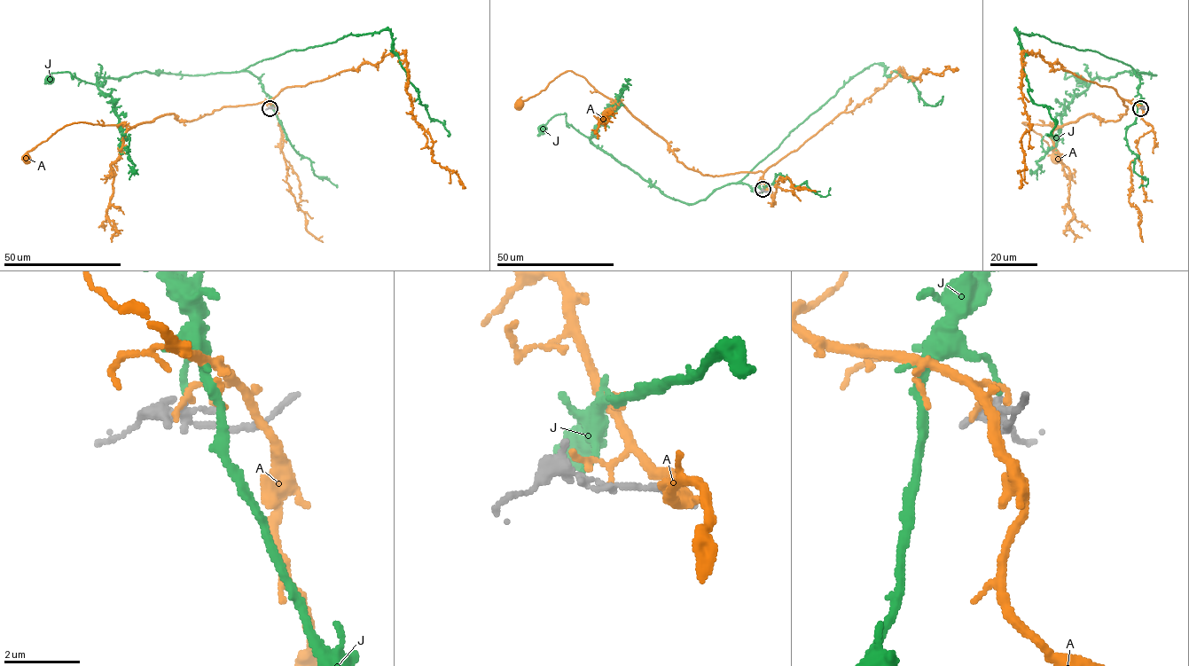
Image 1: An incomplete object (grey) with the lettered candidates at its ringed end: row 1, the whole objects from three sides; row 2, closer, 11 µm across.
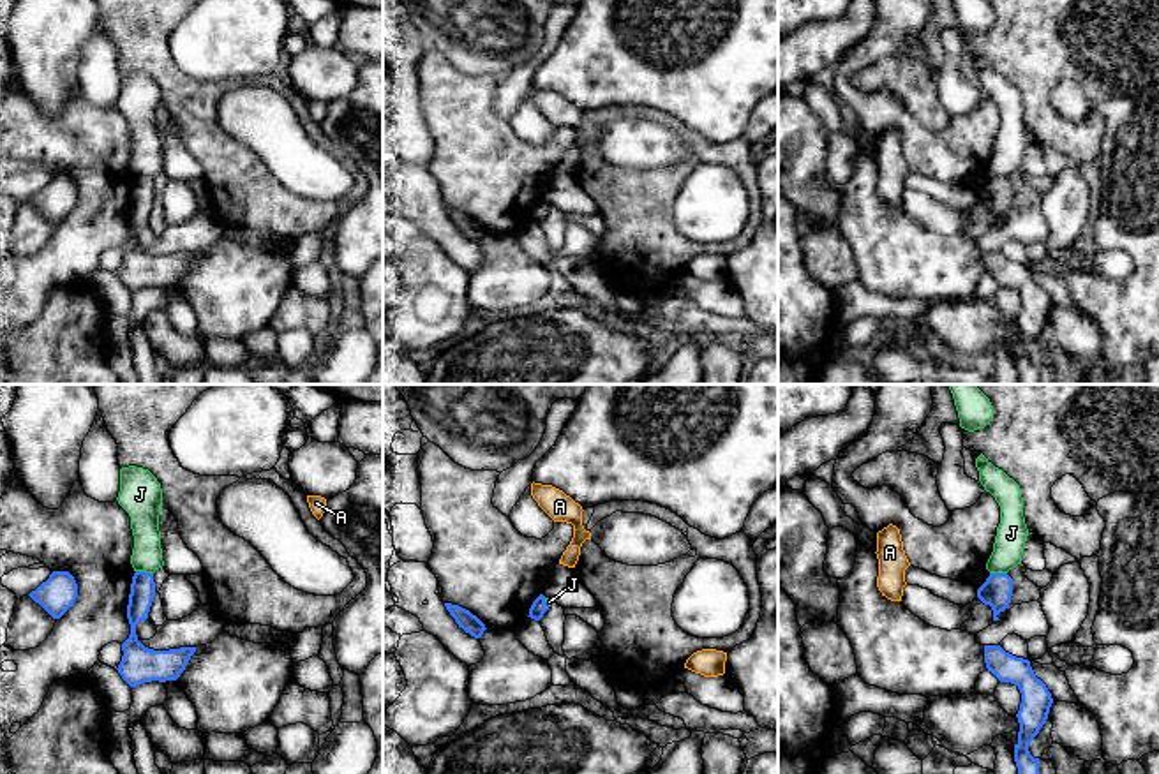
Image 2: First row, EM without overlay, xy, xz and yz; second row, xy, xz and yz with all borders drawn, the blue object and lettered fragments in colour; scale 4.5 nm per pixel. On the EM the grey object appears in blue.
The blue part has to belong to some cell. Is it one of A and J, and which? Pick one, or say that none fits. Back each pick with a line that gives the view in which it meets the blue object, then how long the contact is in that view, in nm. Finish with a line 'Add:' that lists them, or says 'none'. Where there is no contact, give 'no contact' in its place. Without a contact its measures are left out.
Add: none

